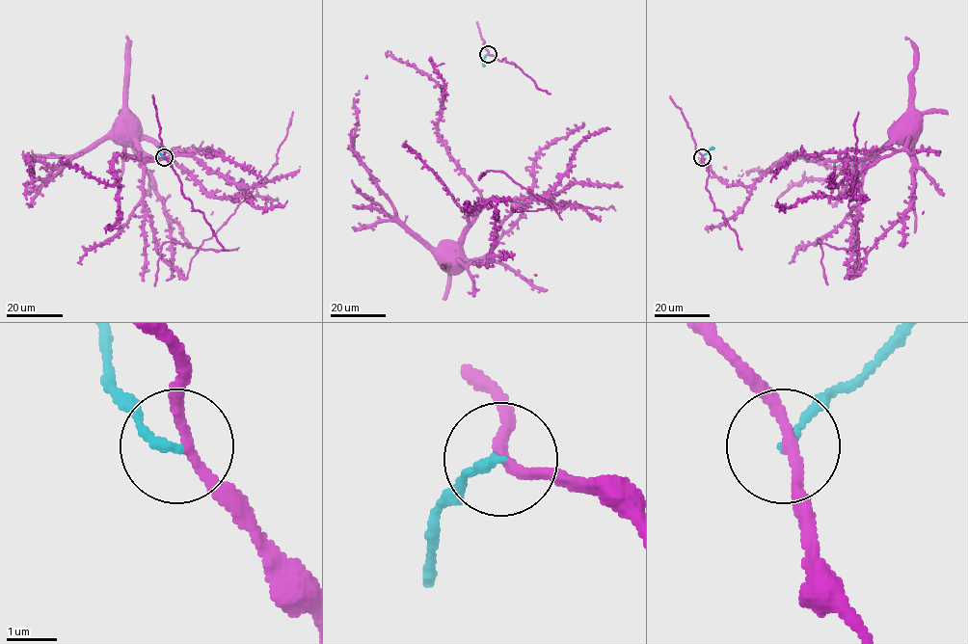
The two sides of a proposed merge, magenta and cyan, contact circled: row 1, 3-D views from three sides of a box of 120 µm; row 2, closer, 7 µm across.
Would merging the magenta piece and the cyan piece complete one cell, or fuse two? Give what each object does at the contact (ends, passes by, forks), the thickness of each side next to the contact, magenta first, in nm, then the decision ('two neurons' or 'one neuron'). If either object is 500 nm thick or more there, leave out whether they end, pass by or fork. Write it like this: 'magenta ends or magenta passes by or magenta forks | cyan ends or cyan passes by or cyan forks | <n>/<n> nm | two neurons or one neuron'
magenta passes by | cyan ends | 200/180 nm | two neurons

